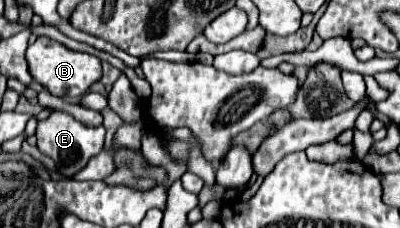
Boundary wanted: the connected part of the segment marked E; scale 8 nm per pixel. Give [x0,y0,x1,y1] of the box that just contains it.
[36,111,104,177]

